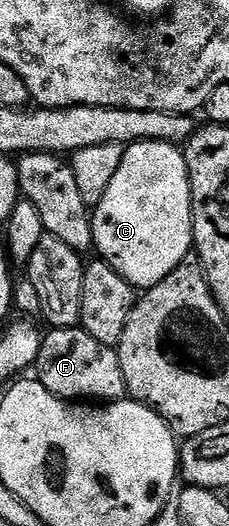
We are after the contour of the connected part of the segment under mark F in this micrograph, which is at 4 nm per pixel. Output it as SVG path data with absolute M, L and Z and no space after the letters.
M80 327L50 328L48 332L41 338L35 373L51 395L70 403L108 403L126 396L123 367L119 367L119 355L114 346L91 339L91 335Z

